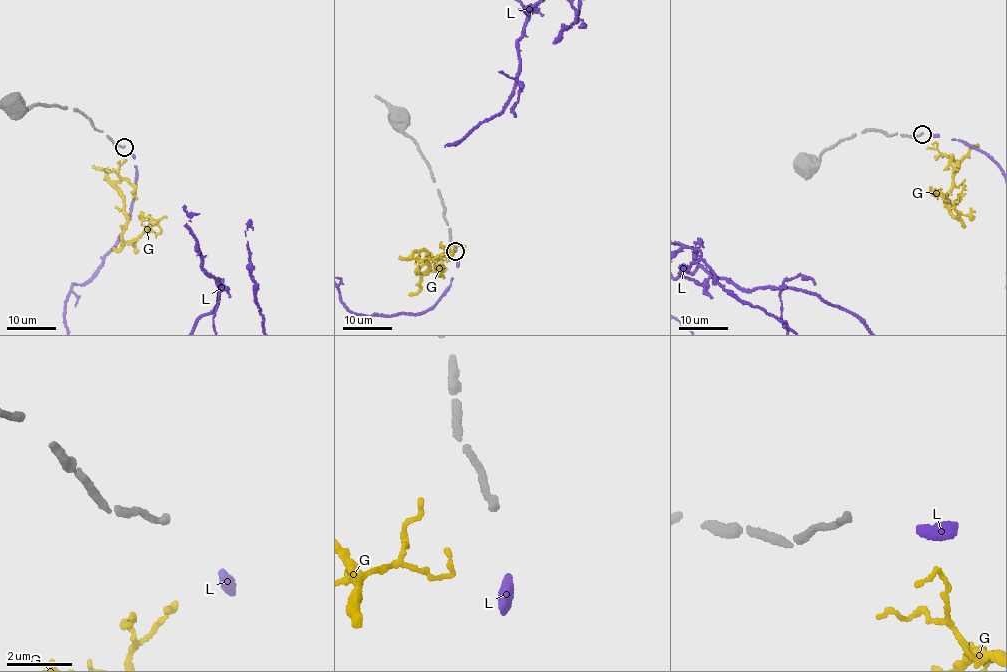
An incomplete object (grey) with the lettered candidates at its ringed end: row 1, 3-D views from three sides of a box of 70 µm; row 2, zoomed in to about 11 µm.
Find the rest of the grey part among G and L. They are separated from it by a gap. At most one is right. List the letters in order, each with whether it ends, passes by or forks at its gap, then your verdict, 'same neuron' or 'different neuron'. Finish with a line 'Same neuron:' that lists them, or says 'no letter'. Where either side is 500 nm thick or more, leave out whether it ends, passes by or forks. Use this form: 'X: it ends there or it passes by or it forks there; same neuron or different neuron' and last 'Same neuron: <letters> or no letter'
G: it ends there; different neuron
L: it ends there; same neuron
Same neuron: L

